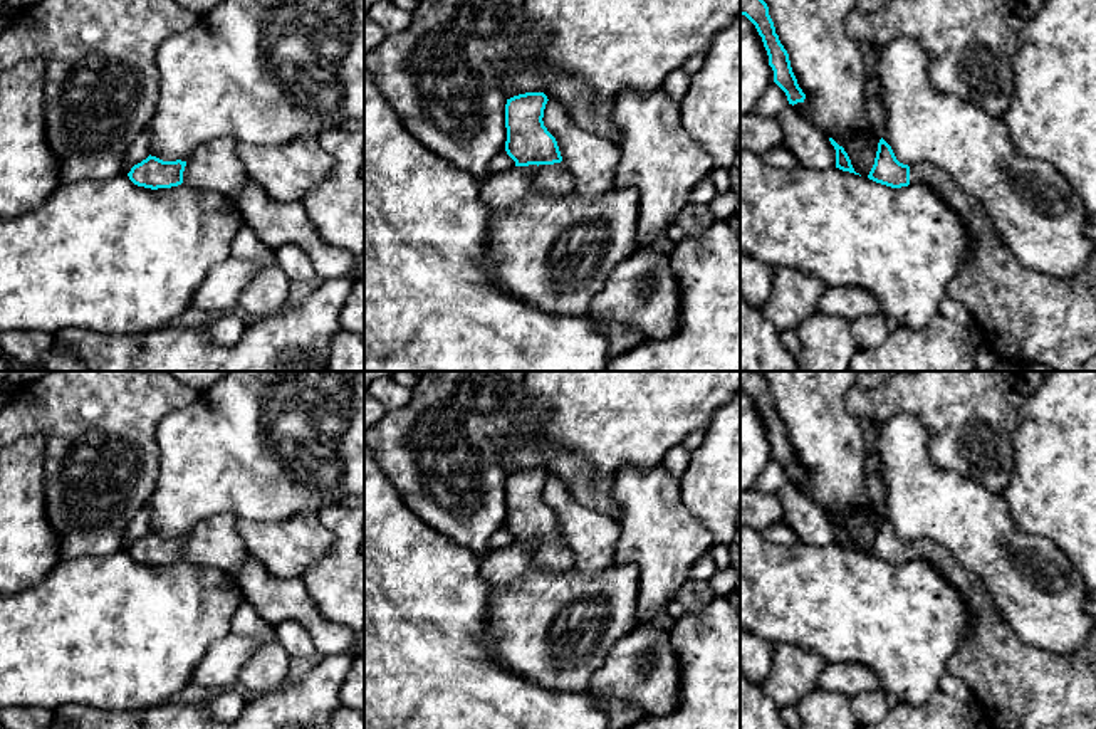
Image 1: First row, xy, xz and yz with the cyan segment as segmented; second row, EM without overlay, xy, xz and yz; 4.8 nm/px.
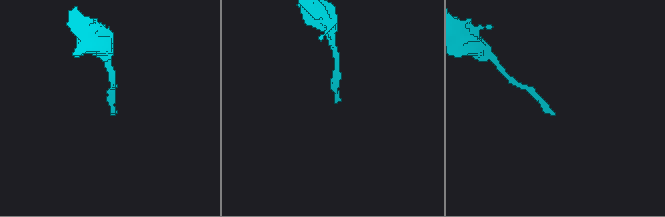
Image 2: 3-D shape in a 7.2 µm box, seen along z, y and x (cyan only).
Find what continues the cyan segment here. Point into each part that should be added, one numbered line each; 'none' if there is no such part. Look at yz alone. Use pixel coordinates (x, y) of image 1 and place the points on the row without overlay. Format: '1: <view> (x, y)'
1: yz (1019, 686)

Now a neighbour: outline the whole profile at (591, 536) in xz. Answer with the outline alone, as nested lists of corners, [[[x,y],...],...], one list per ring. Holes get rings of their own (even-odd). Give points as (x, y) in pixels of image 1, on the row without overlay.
[[[557,475],[547,477],[542,497],[556,514],[566,548],[579,571],[596,574],[616,564],[614,551],[621,529],[614,517],[581,504]]]

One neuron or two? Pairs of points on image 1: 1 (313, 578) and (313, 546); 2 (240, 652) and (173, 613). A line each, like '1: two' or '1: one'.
1: two
2: two

